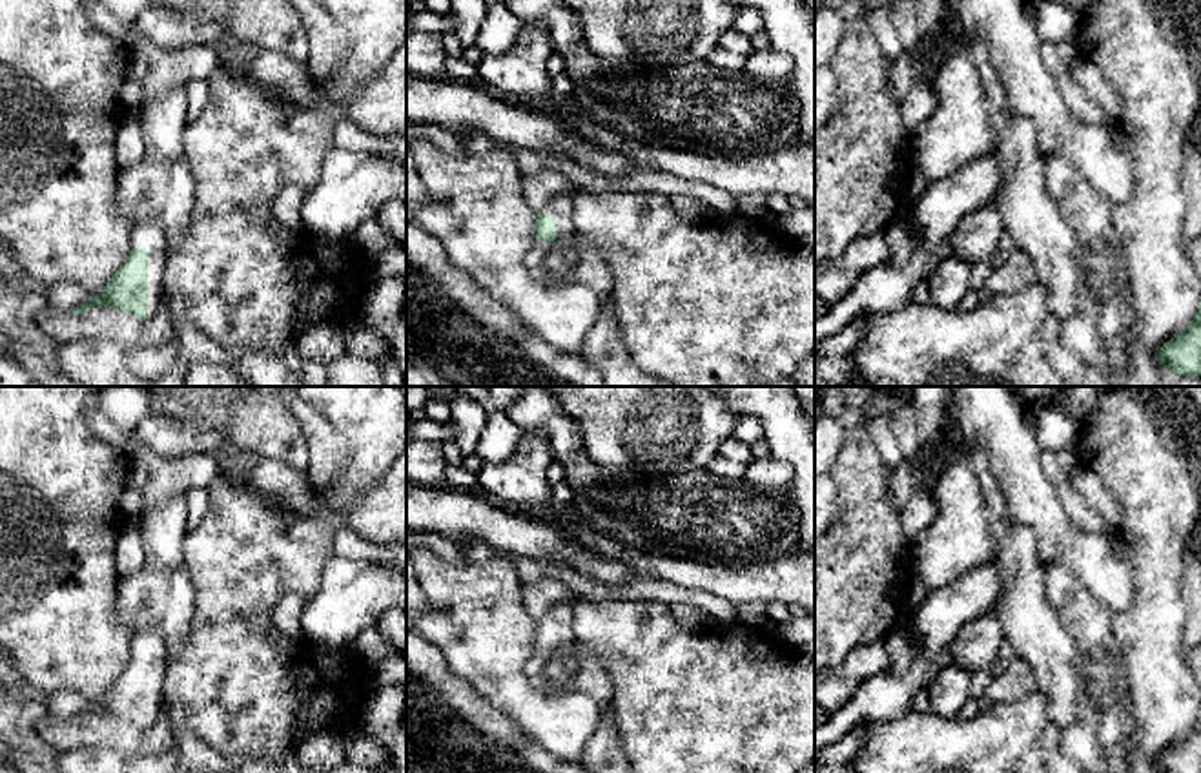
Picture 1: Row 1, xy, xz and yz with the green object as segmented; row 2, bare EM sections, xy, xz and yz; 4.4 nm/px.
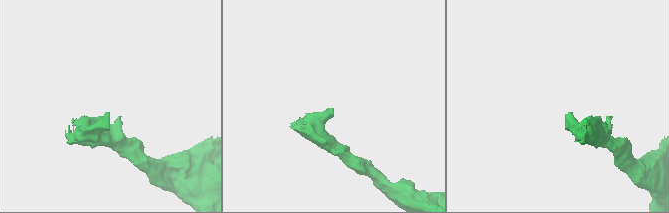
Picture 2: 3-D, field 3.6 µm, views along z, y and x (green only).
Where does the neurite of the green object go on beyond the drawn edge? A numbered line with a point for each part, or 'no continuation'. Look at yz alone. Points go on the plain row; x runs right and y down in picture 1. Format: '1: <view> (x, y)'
no continuation

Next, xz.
1: xz (560, 613)

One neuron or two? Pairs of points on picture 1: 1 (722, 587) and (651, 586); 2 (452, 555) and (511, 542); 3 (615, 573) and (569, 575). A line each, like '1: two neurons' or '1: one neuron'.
1: two neurons
2: two neurons
3: two neurons

